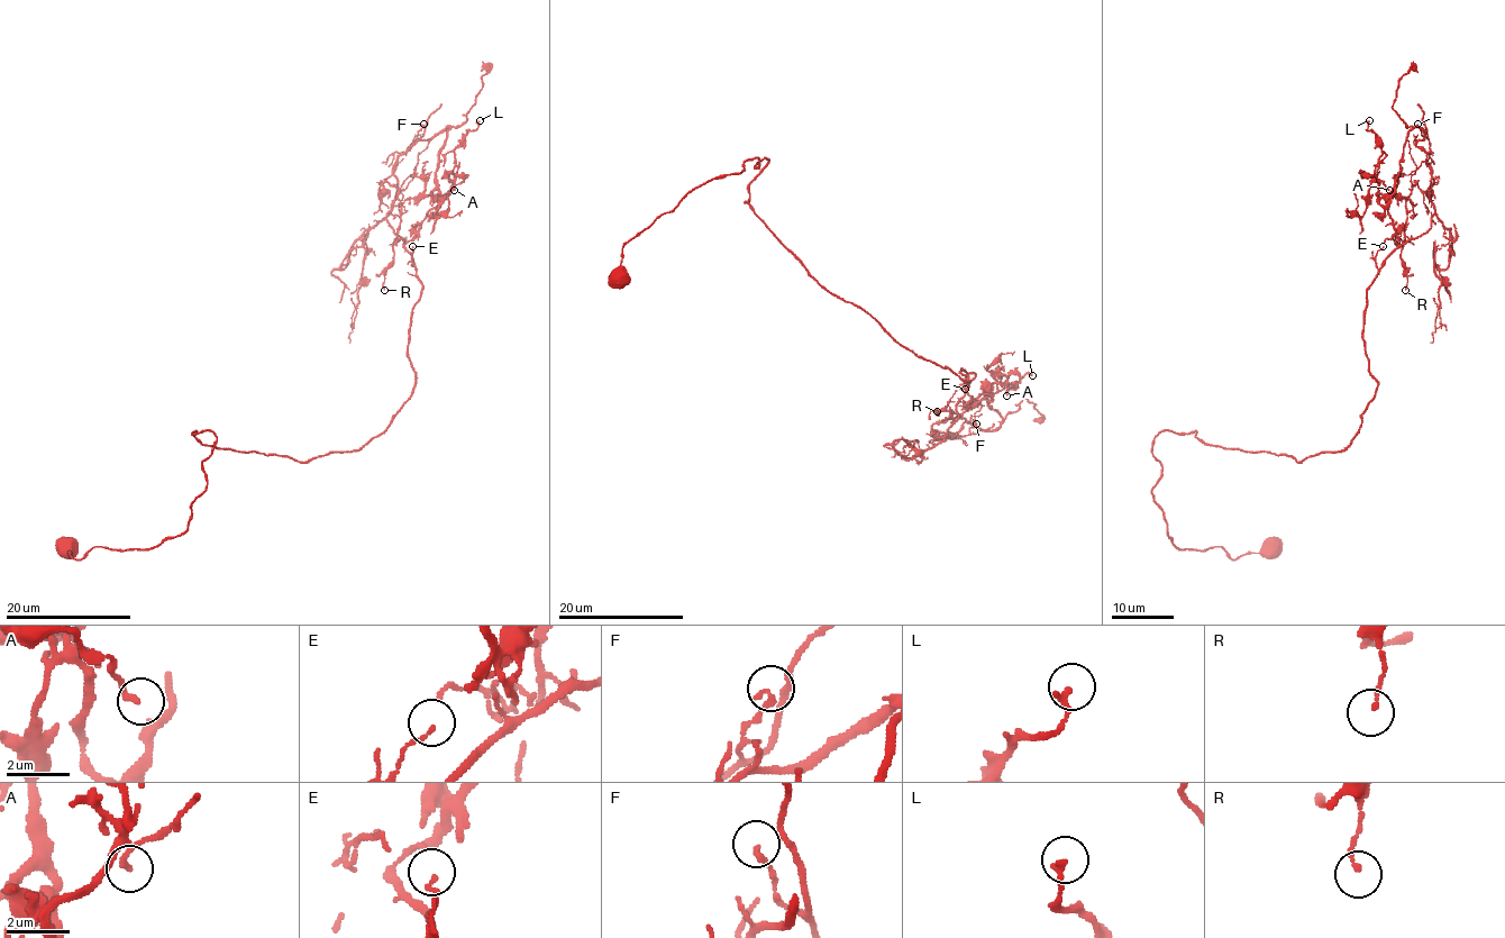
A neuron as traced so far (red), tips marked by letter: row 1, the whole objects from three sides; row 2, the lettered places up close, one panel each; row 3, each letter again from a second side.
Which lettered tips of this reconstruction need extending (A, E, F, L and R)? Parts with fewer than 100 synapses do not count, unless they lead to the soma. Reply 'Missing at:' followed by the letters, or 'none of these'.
Missing at: none of these

